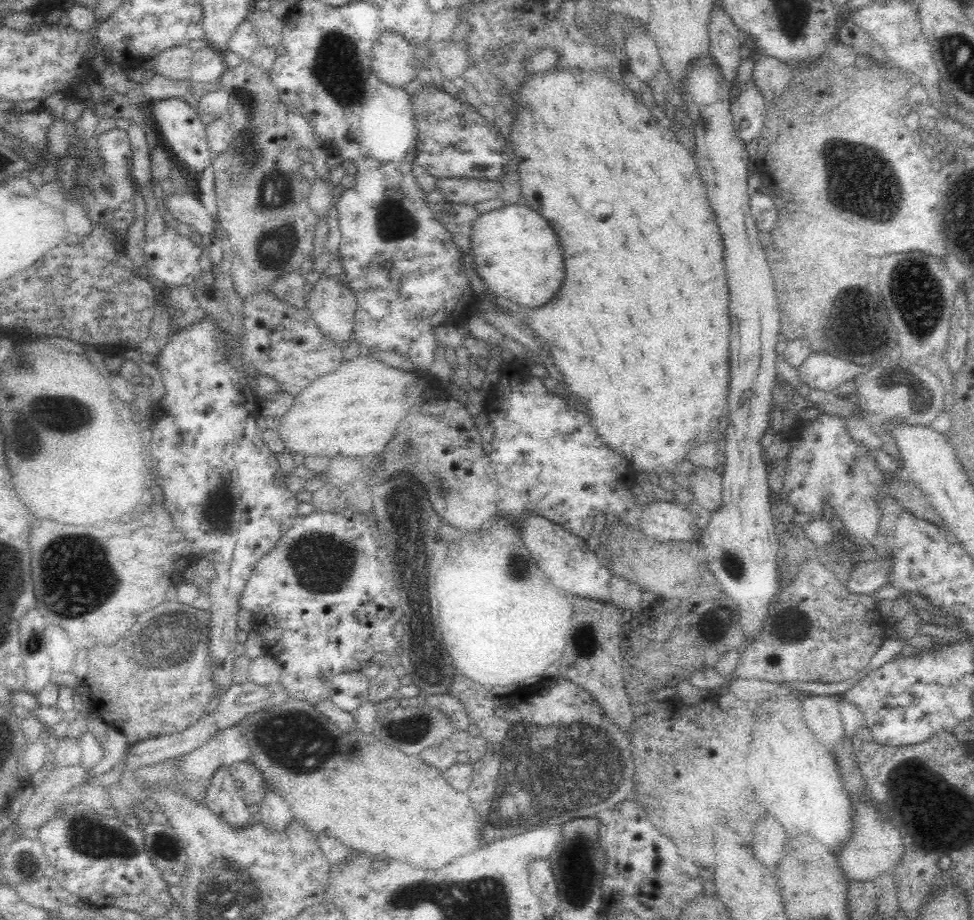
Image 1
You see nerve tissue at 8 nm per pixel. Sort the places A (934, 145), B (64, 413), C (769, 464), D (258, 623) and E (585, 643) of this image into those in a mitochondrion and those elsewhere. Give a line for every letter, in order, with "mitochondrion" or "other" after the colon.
A: other
B: mitochondrion
C: other
D: other
E: mitochondrion

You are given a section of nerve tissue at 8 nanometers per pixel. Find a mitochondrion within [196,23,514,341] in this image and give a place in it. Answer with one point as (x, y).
(336, 68)

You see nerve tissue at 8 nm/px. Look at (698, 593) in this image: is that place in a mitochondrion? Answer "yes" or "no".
no

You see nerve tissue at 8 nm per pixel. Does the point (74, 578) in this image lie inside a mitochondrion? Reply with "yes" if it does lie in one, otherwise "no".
yes

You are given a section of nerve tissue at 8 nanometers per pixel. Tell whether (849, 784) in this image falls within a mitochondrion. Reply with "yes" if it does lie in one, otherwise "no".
no

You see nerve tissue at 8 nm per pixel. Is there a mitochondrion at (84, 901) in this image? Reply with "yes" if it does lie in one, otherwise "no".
no

